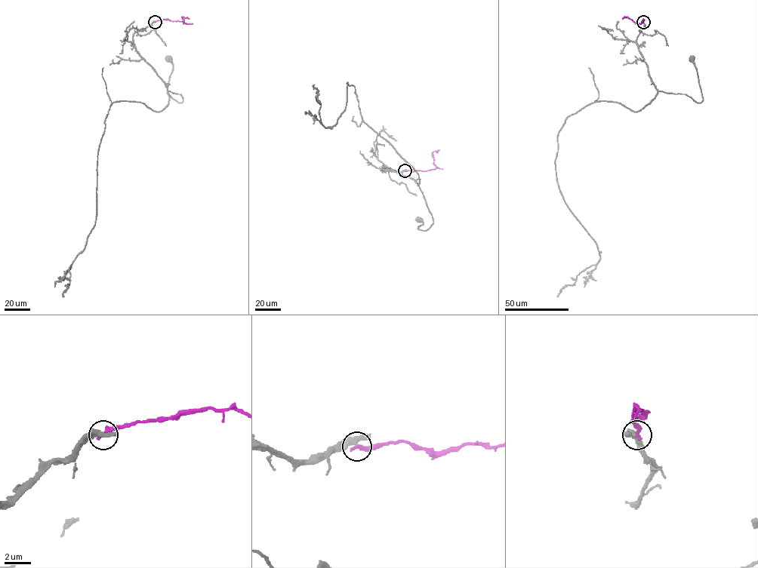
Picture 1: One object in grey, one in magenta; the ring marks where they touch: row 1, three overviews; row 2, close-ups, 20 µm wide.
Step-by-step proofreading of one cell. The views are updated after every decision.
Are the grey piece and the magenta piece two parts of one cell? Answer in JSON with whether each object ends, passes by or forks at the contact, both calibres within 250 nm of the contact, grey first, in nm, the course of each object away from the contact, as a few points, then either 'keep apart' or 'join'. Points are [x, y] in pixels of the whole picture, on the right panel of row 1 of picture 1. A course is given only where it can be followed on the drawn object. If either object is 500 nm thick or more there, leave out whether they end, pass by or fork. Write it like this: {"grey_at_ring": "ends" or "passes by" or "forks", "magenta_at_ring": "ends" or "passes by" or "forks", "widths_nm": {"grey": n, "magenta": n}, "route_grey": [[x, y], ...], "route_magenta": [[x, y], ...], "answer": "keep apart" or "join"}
{"grey_at_ring": "passes by", "magenta_at_ring": "ends", "widths_nm": {"grey": 400, "magenta": 340}, "route_grey": [[642, 22], [645, 26], [636, 44], [657, 91], [685, 93], [700, 102], [703, 97], [691, 59]], "route_magenta": [[643, 22], [642, 19], [640, 23], [636, 23], [628, 17], [623, 19]], "answer": "keep apart"}

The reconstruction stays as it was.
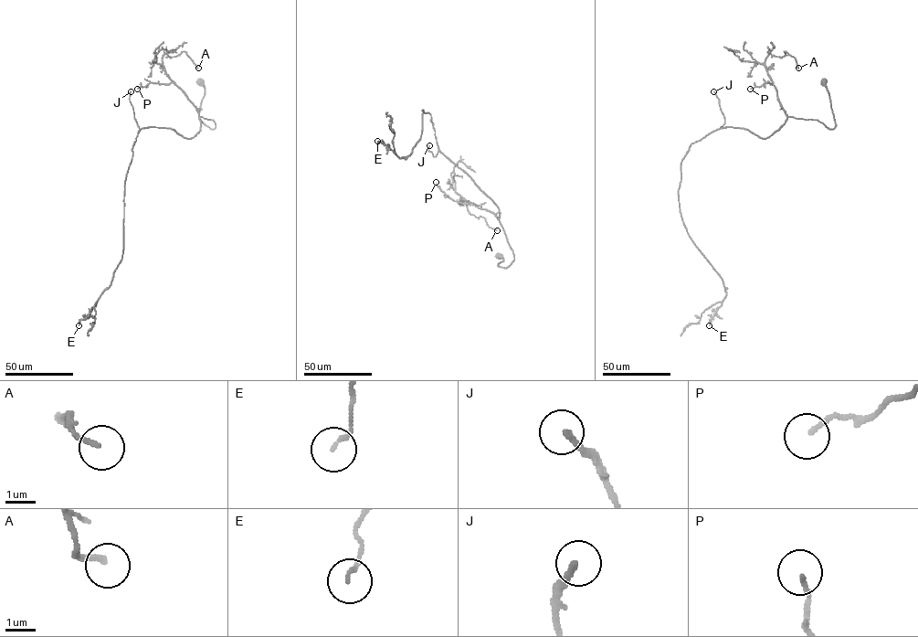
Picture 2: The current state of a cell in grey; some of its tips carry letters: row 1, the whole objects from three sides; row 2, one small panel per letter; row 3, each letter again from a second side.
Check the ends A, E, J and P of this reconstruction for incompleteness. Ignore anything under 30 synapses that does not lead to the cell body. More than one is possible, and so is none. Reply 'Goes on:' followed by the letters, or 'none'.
Goes on: J

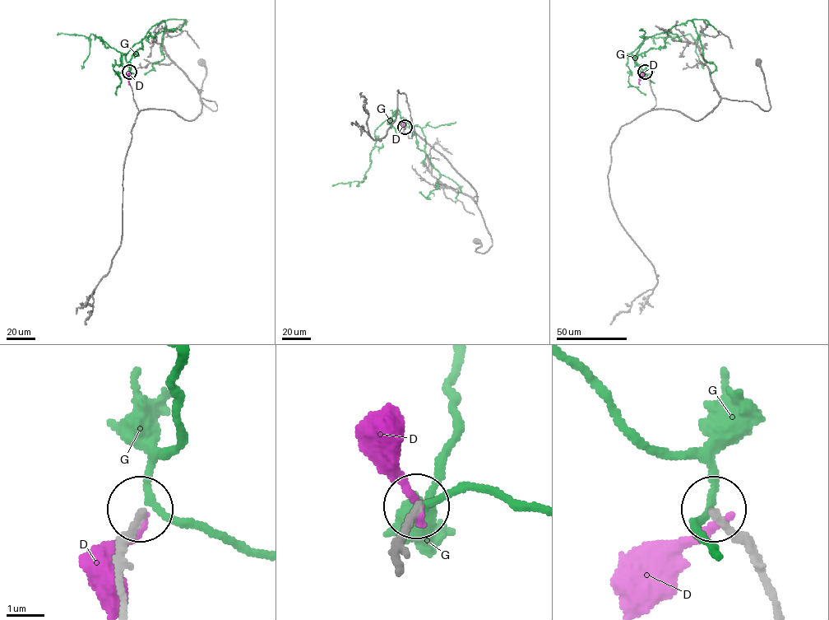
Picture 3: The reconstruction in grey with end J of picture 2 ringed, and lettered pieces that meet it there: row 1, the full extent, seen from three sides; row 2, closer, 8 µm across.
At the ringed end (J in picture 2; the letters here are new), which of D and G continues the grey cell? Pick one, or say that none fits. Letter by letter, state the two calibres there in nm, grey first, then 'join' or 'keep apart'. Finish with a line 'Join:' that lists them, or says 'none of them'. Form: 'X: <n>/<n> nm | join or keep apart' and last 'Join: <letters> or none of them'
D: 240/240 nm | keep apart
G: 200/160 nm | keep apart
Join: none of them

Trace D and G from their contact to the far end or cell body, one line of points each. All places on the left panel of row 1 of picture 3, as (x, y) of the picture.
D: (129, 72), (128, 84)
G: (129, 72), (131, 55), (141, 48), (146, 32), (164, 20), (160, 46), (164, 58), (144, 74)

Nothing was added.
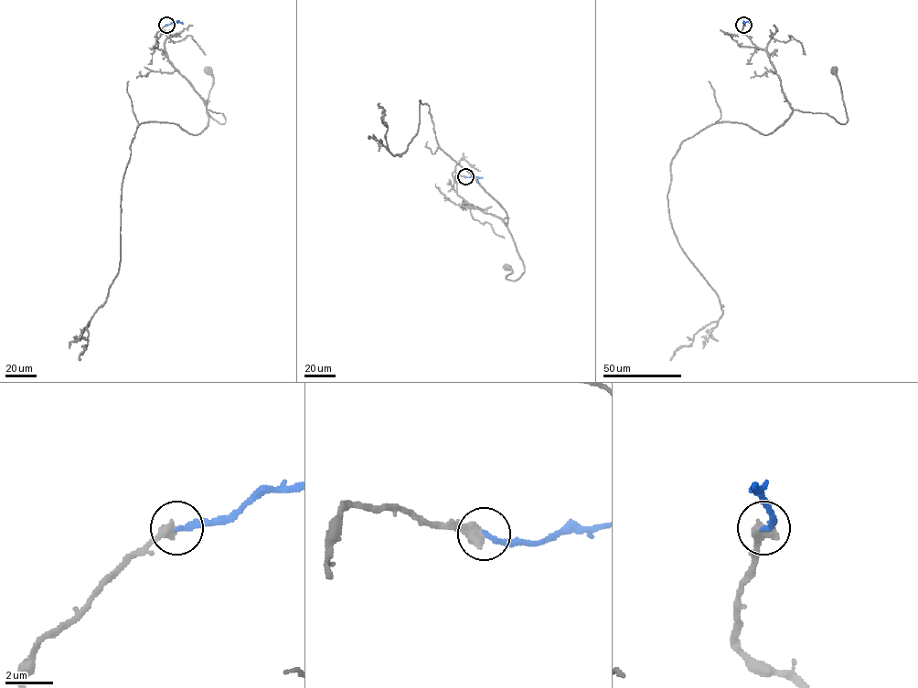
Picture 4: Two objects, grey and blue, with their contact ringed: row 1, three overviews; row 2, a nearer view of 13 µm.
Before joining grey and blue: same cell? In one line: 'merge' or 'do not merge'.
merge

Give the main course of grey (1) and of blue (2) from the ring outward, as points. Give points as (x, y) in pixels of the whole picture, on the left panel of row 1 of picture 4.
1: (166, 25), (156, 35), (157, 48), (208, 110), (224, 115), (224, 123), (208, 112), (213, 80), (208, 71)
2: (166, 25), (180, 23)

